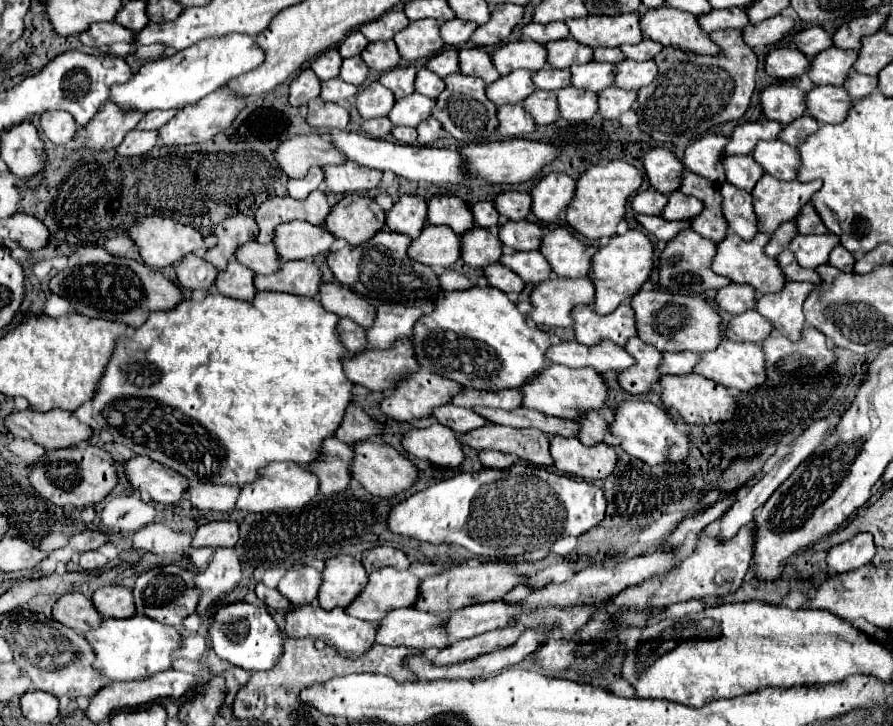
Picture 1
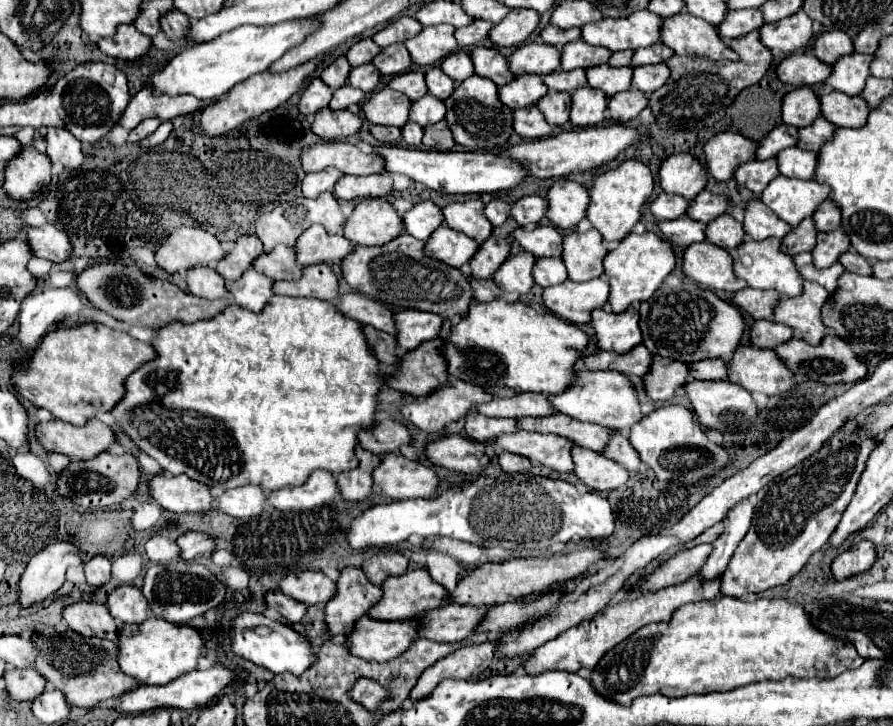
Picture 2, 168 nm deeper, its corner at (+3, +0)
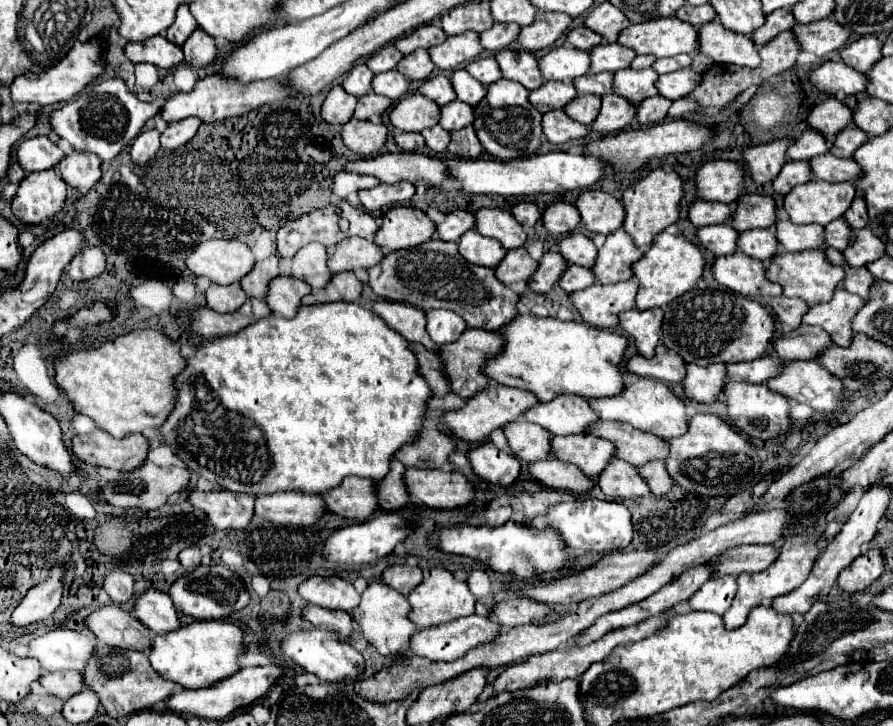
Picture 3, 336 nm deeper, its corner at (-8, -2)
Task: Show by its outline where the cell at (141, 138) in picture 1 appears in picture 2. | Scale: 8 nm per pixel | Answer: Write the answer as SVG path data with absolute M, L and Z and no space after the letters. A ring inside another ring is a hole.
M164 121L148 139L142 139L138 145L140 145L140 147L156 147L156 145L160 145L160 143L166 141L166 137L170 135L172 129L174 129L172 121Z

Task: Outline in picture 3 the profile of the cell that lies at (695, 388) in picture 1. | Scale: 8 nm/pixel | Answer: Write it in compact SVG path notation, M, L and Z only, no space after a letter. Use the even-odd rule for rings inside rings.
M727 383L727 411L733 425L749 437L755 439L773 439L785 435L791 429L789 417L789 399L777 391L771 391L767 385L753 385L753 383Z

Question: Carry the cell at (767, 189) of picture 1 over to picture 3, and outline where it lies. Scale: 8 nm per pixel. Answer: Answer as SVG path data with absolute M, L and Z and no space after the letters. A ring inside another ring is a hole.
M813 179L809 185L793 187L785 195L783 207L789 219L797 225L827 225L843 217L843 213L851 207L855 191L857 189L853 183L829 183Z

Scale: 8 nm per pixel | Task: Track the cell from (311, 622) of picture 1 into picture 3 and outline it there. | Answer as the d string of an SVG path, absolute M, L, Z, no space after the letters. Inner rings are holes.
M469 615L469 617L461 617L461 621L453 621L453 625L437 625L433 629L421 629L419 633L413 635L411 651L429 661L455 661L479 645L493 643L501 633L503 627L493 623L489 617Z

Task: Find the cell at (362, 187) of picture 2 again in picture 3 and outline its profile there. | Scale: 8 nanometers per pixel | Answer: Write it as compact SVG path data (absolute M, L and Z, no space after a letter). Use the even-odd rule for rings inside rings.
M397 183L397 185L377 185L373 189L363 189L359 193L361 203L367 211L379 211L383 207L391 207L397 203L405 203L415 195L413 183Z

